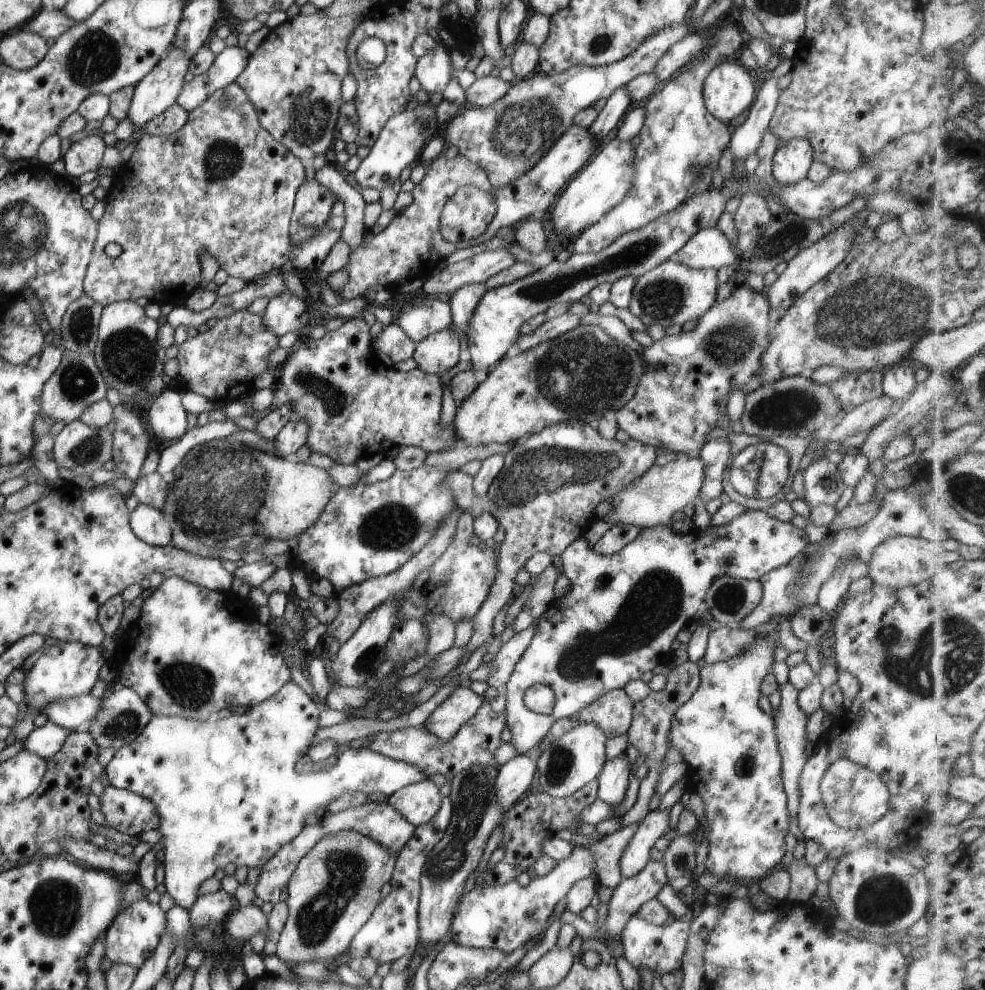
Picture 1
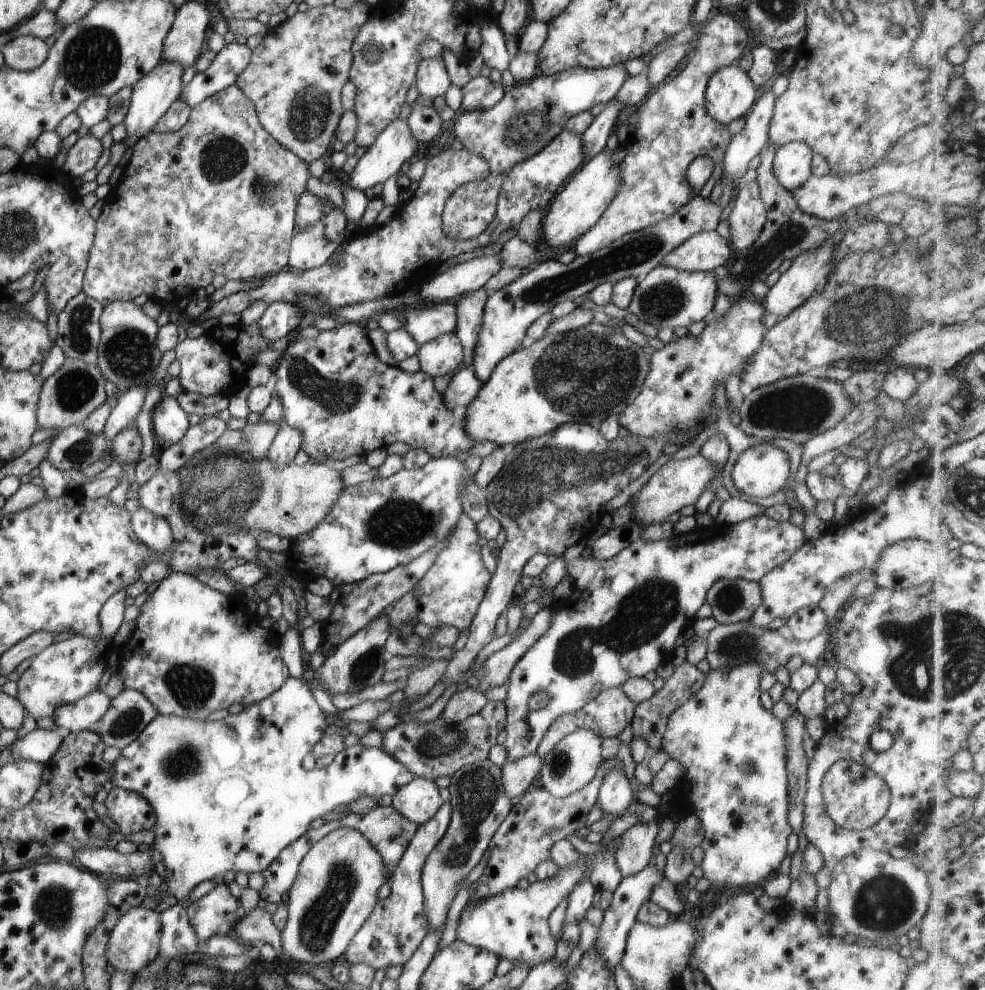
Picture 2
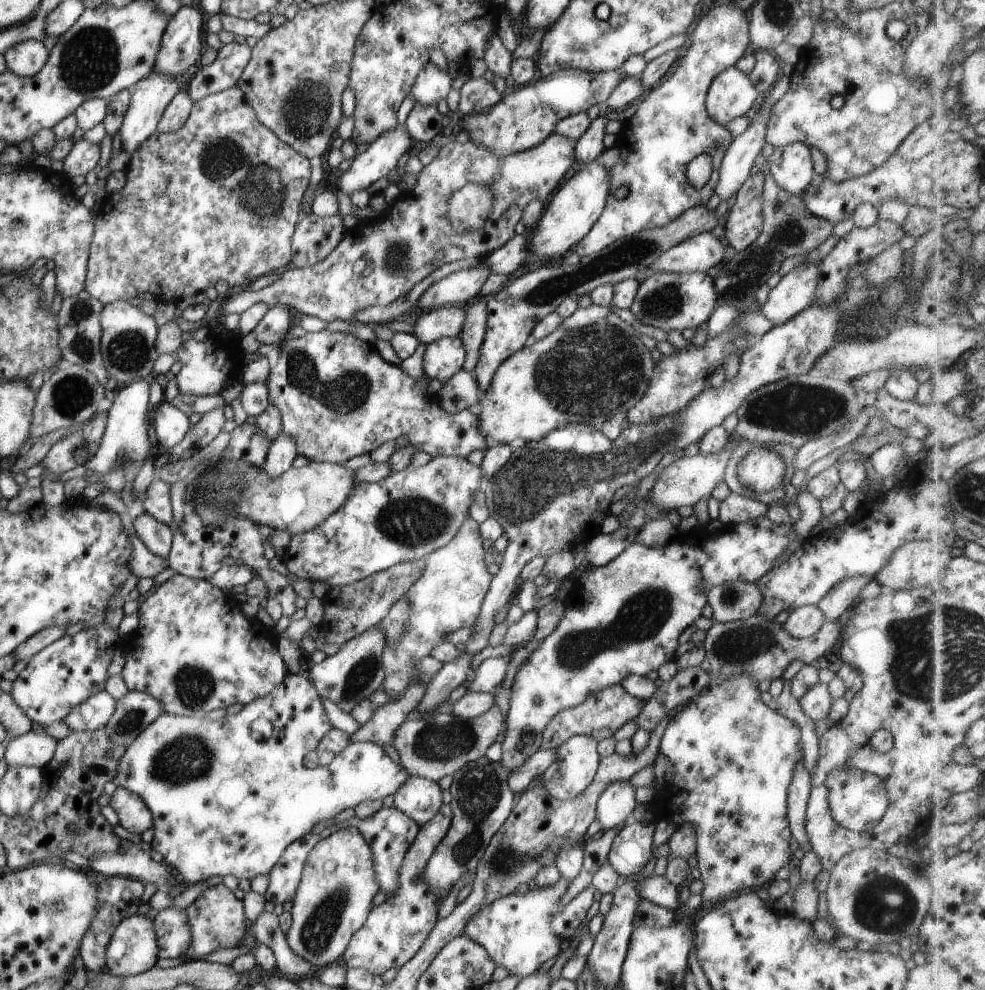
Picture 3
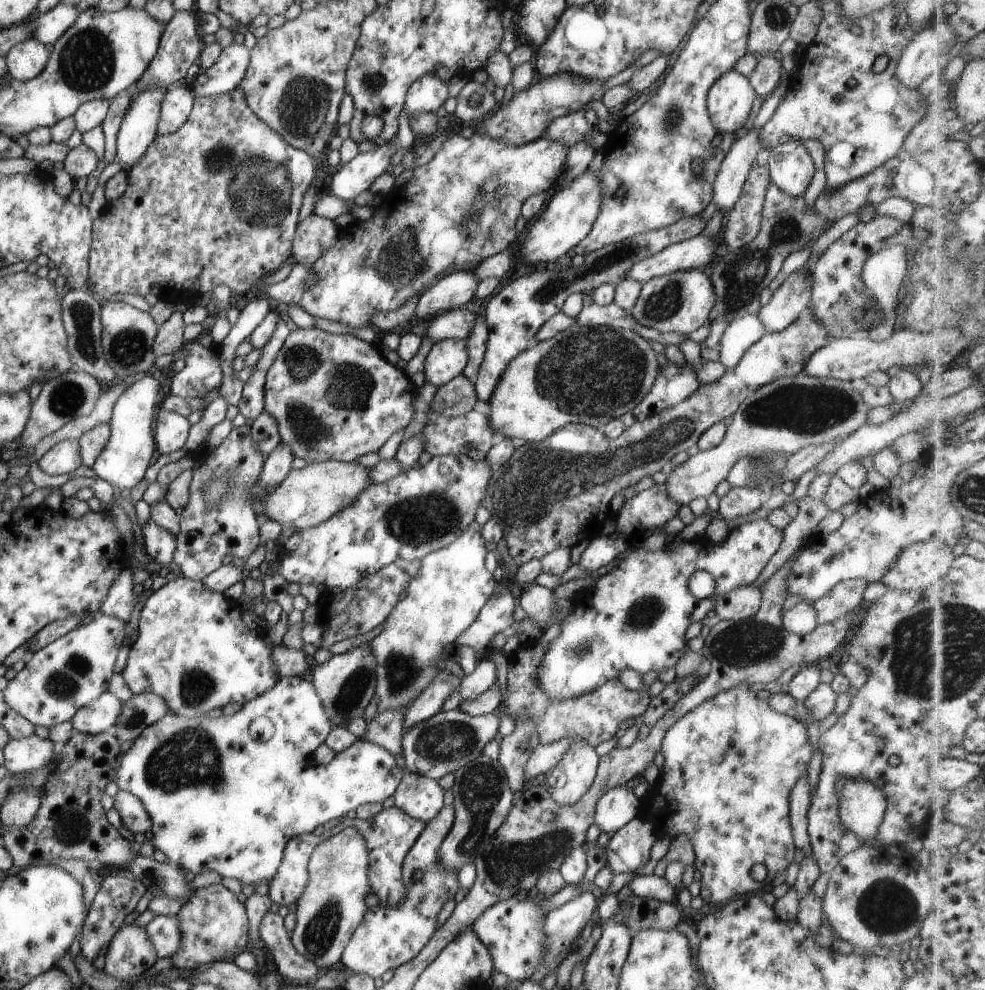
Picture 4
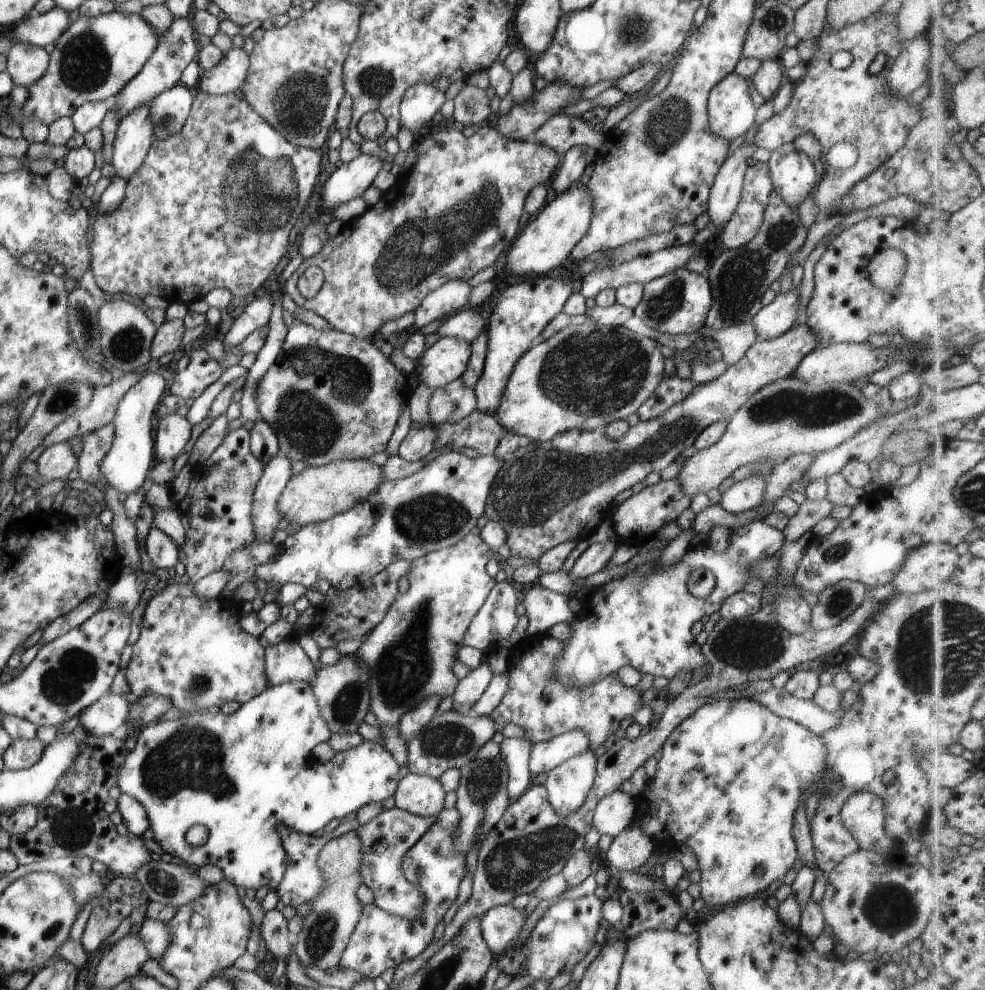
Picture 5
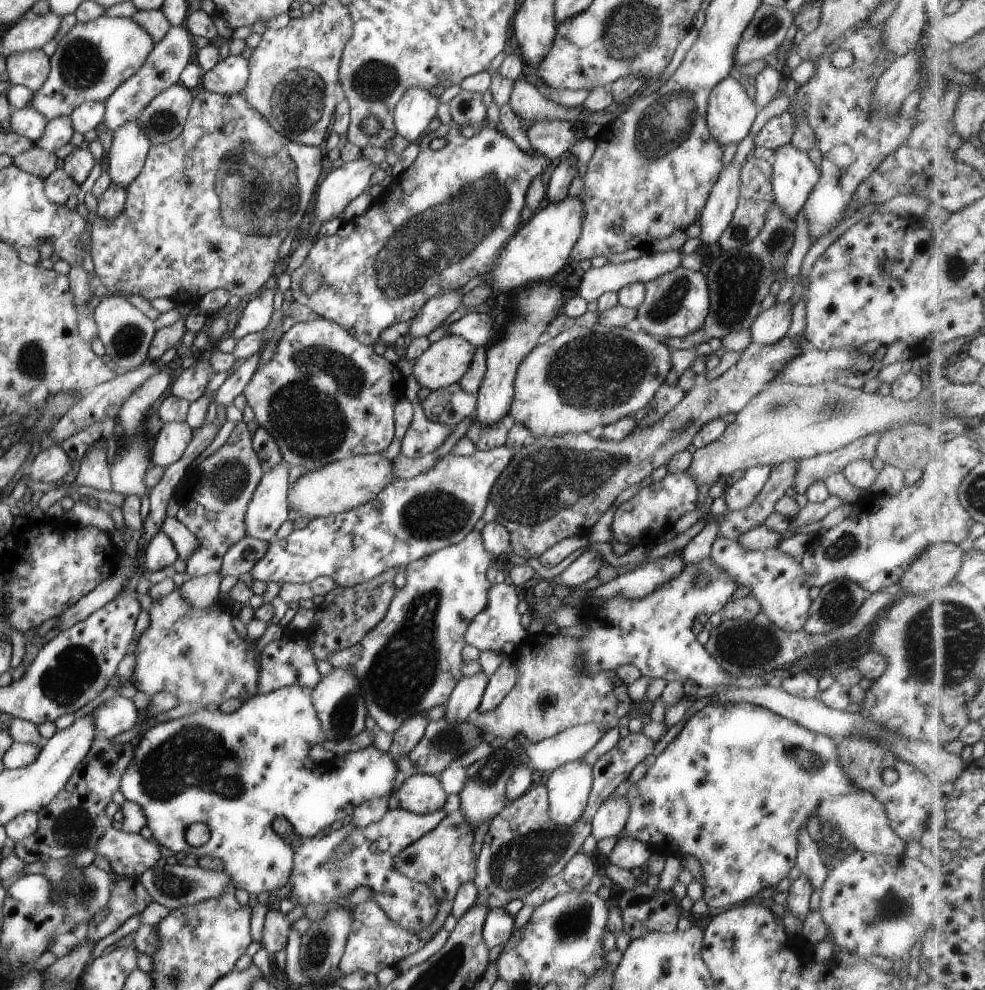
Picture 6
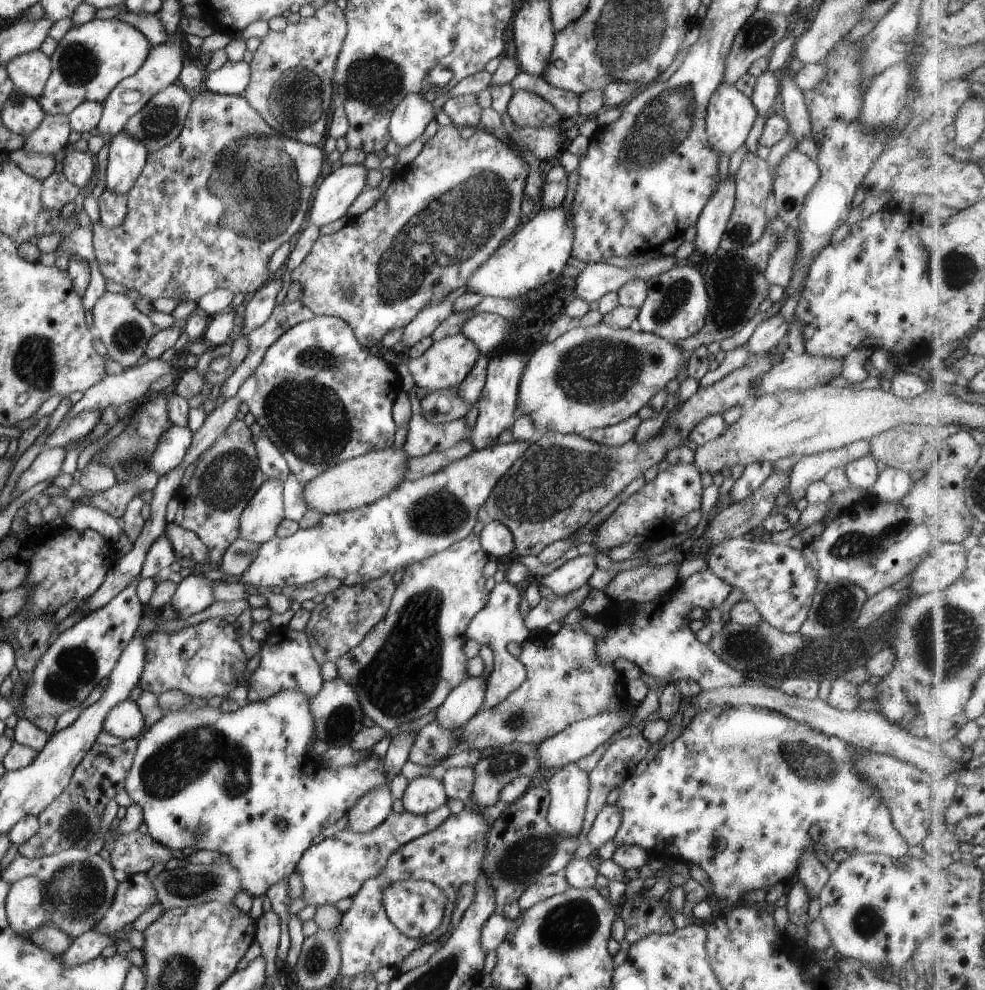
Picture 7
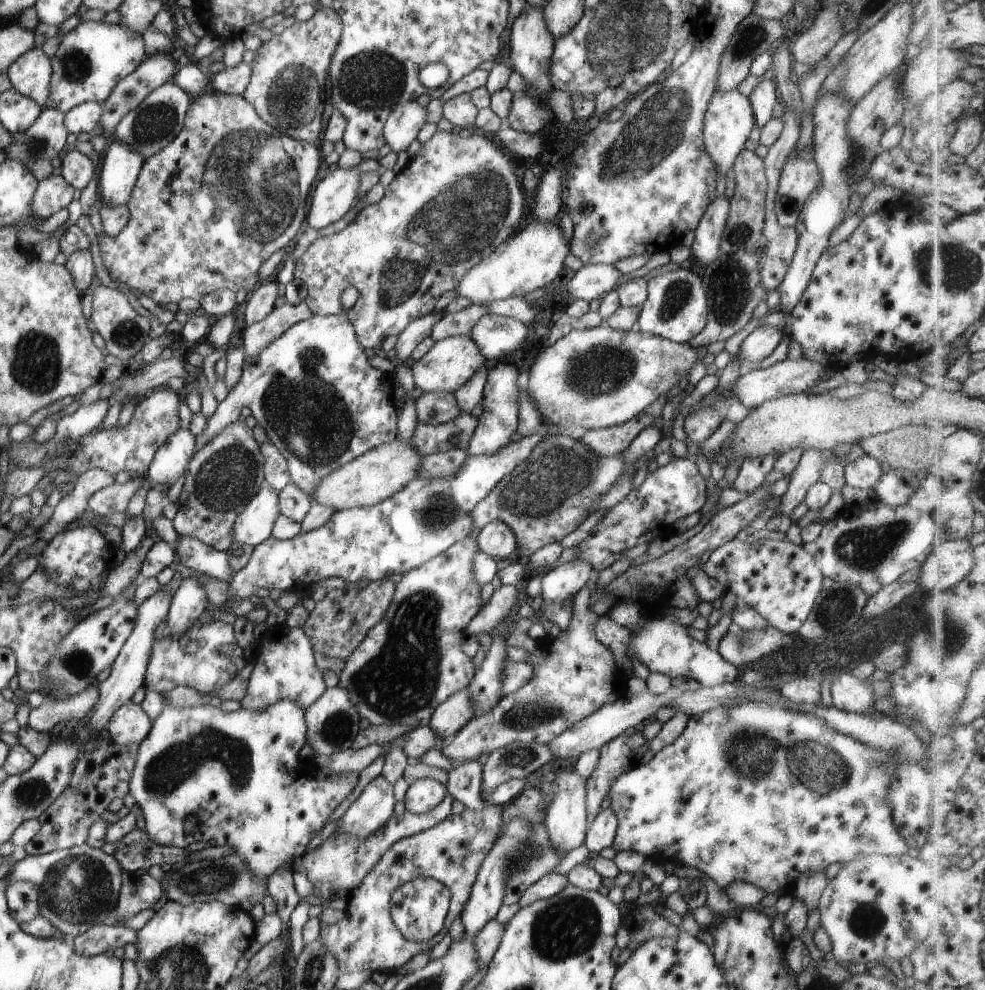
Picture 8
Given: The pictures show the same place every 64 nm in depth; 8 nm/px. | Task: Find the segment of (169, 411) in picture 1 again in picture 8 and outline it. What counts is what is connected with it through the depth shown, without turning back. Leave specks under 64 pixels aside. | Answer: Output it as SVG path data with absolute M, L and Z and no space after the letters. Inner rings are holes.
M177 428L153 454L147 466L147 478L151 478L153 489L161 490L165 484L173 484L186 470L193 452L195 437L189 430Z

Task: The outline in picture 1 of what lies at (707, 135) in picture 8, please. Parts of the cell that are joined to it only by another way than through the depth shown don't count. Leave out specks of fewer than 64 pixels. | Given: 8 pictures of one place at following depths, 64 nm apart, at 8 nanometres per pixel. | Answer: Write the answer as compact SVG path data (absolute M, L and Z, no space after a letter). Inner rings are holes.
M736 59L717 64L703 82L705 109L712 118L729 124L753 103L757 84Z

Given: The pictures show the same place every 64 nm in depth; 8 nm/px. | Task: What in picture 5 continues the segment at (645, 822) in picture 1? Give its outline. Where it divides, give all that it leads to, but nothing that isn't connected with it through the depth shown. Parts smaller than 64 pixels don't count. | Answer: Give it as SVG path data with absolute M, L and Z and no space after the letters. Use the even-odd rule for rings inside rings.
M627 824L612 838L605 851L605 862L611 870L631 872L645 864L647 858L654 852L655 844L639 828L641 826Z

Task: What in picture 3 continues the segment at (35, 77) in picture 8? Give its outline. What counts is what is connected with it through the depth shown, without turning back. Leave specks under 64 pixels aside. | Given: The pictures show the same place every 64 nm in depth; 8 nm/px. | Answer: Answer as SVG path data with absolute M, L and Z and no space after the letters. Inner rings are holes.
M28 39L3 50L6 70L19 77L38 74L46 64L48 53L42 42Z

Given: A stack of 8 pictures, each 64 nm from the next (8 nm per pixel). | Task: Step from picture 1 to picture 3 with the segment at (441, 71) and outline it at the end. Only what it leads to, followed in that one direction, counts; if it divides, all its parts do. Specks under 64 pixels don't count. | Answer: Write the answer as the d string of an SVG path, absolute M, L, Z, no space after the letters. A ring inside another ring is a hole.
M427 62L417 74L408 95L414 105L436 106L441 99L446 98L450 88L449 76Z

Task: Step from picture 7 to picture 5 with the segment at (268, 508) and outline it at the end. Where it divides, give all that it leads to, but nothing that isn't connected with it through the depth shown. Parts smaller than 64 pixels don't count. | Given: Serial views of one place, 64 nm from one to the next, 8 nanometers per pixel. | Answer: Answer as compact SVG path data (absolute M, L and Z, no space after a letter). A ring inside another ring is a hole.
M275 454L268 464L262 466L262 473L252 492L251 522L253 536L258 541L270 541L273 530L283 516L277 512L277 498L287 479L291 478L291 460L283 454Z

